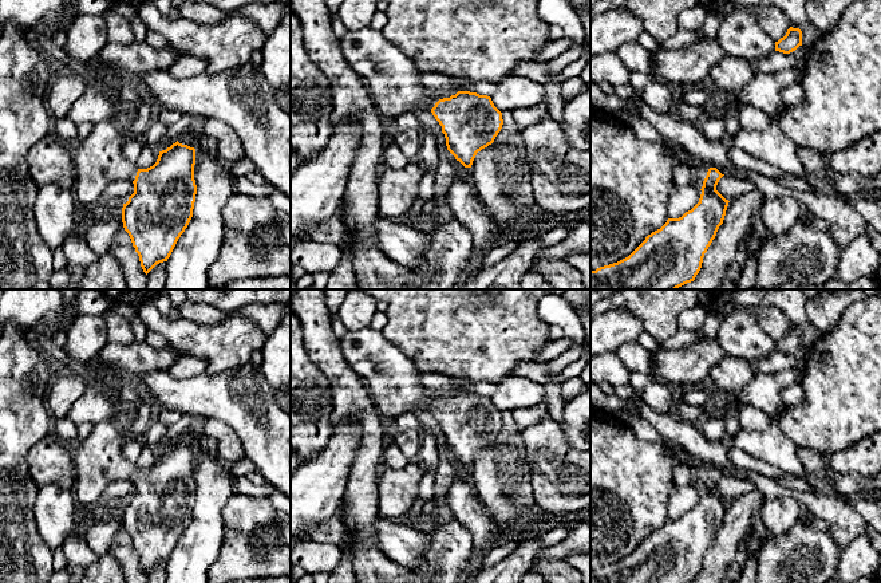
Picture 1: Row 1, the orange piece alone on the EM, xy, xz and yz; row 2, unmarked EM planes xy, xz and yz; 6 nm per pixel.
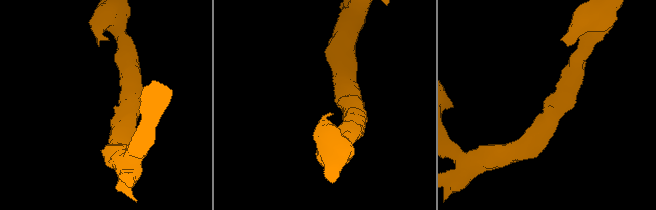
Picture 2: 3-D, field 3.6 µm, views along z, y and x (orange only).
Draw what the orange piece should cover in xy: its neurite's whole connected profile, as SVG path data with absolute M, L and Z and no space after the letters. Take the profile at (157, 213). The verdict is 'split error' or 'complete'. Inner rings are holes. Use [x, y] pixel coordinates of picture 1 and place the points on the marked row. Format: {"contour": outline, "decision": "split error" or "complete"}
{"contour": "M112 121L94 125L91 134L79 142L72 154L75 181L71 190L80 209L99 206L99 197L112 181L130 181L134 193L122 208L122 222L133 247L139 256L141 267L147 275L157 264L167 261L178 239L187 228L197 194L194 180L195 149L178 141L159 151L157 162L147 169L138 169L123 157L125 137Z", "decision": "split error"}

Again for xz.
{"contour": "M371 27L347 31L340 50L367 84L380 117L430 110L442 126L447 150L465 168L471 168L477 153L491 145L502 129L502 113L487 95L458 91L450 98L432 98L420 83L423 71L415 62Z", "decision": "split error"}

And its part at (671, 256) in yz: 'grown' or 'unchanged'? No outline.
grown

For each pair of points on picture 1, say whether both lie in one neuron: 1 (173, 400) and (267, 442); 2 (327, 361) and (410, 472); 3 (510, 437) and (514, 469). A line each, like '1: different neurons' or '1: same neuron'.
1: same neuron
2: different neurons
3: same neuron

